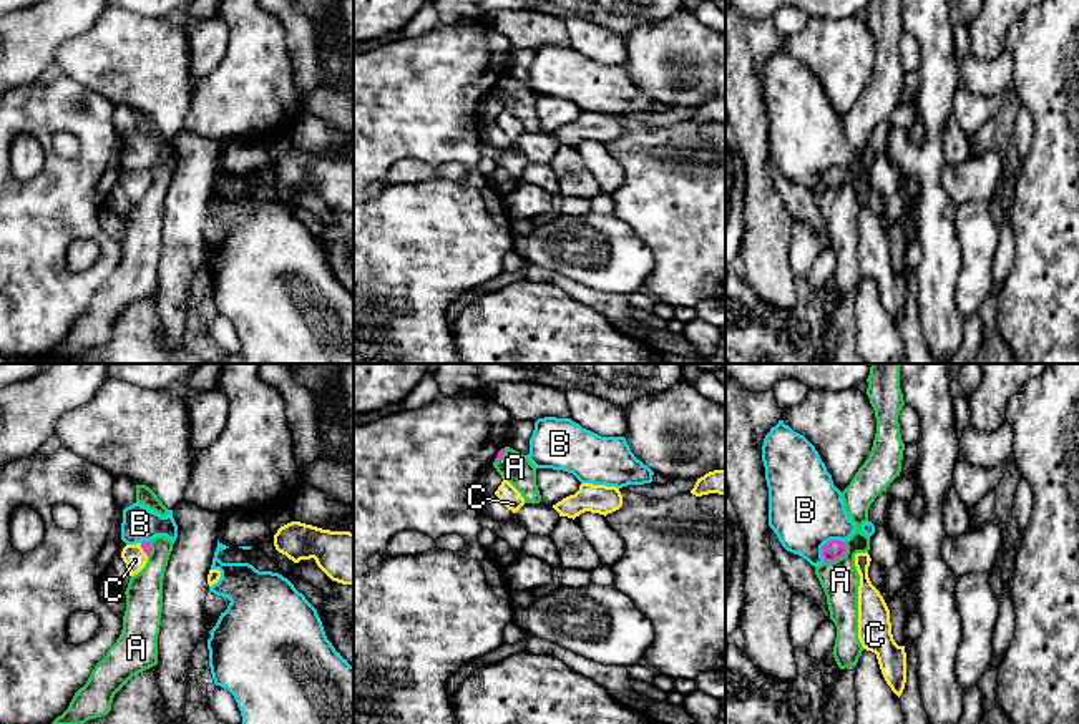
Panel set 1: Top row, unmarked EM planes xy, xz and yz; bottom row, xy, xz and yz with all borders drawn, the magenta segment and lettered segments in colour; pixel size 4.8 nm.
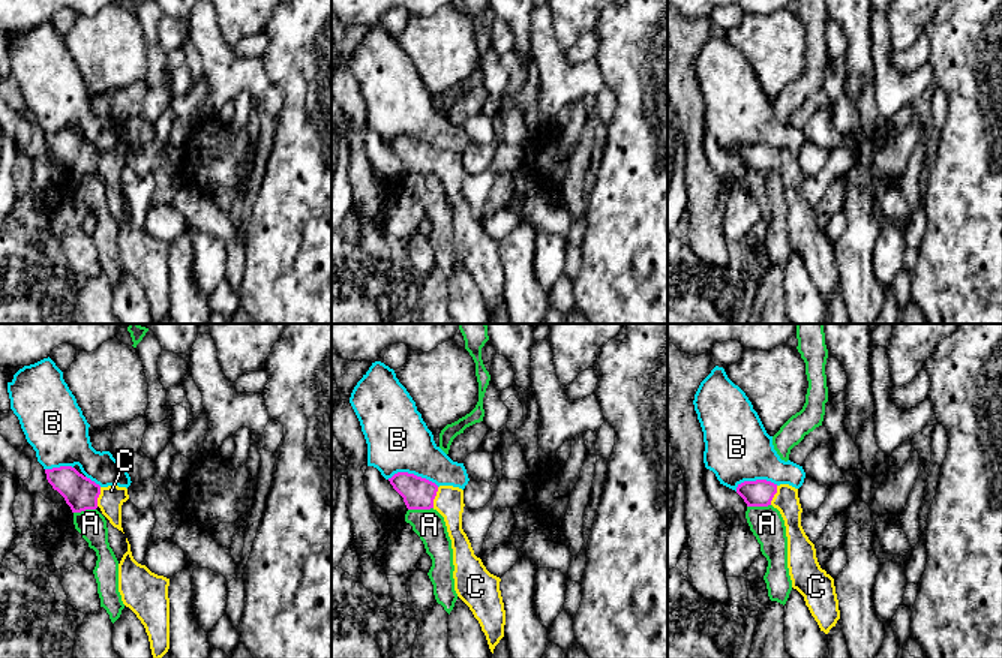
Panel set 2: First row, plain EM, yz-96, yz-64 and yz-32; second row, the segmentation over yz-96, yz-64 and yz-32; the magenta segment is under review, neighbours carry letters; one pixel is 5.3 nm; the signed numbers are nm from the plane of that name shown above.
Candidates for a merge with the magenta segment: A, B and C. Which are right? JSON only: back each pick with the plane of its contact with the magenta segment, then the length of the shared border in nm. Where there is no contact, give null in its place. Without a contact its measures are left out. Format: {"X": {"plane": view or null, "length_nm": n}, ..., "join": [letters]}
{"C": {"plane": "xy", "length_nm": 80}, "join": ["C"]}

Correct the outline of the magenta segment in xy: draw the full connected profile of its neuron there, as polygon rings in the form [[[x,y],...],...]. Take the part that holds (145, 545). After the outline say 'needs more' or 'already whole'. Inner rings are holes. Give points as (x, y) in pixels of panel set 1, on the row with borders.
[[[149,541],[126,545],[121,551],[121,558],[126,563],[129,576],[138,575],[148,563],[151,553]]] | needs more

